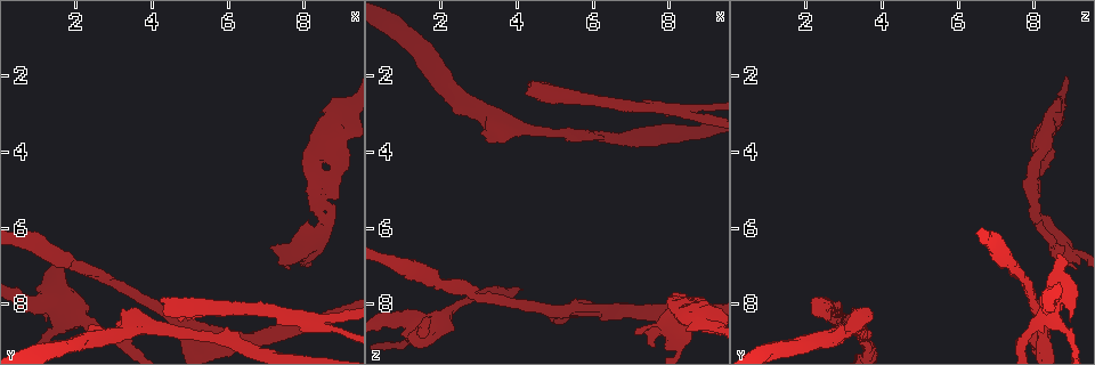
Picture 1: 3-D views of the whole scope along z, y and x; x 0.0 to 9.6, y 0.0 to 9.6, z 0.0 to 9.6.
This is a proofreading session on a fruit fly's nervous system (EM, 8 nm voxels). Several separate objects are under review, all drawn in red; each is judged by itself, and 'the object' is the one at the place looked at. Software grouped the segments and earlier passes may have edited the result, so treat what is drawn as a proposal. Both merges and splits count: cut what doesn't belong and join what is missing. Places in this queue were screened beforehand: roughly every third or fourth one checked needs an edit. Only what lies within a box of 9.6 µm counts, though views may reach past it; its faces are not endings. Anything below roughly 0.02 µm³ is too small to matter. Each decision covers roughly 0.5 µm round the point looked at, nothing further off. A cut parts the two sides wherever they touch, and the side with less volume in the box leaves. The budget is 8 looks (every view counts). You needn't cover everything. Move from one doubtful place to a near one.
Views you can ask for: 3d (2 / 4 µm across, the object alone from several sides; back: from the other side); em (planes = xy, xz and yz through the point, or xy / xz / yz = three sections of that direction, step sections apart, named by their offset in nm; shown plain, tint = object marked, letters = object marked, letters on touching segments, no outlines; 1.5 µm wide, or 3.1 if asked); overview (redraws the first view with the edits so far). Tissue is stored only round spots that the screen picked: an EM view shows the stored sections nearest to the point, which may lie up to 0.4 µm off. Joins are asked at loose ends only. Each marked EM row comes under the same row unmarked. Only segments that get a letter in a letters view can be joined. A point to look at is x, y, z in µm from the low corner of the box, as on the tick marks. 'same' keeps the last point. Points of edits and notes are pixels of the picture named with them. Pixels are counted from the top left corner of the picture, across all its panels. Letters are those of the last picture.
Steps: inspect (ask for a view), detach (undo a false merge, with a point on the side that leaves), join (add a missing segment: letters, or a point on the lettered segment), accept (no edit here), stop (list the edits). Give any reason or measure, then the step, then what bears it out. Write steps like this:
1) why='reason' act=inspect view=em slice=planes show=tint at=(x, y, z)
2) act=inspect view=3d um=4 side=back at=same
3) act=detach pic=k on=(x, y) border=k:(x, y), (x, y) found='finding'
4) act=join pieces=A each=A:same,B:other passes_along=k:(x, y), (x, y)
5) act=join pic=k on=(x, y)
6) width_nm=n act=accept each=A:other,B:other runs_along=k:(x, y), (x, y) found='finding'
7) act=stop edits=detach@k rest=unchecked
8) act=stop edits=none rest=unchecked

why='free end' act=inspect view=em slice=yz step=4 show=tint at=(7.10, 6.55, 8.85)

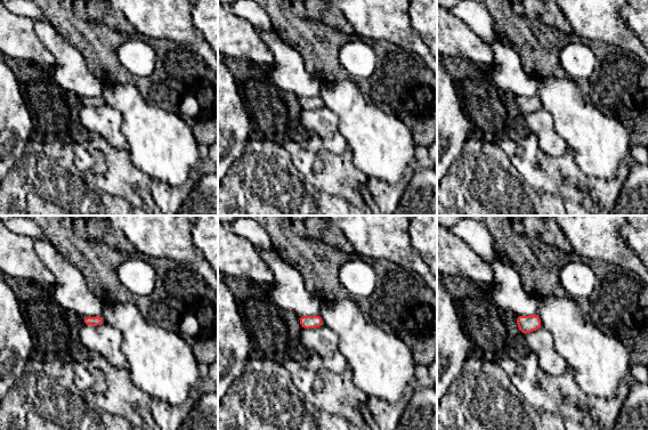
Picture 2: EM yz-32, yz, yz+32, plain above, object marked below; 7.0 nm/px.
act=inspect view=em slice=planes show=letters at=same

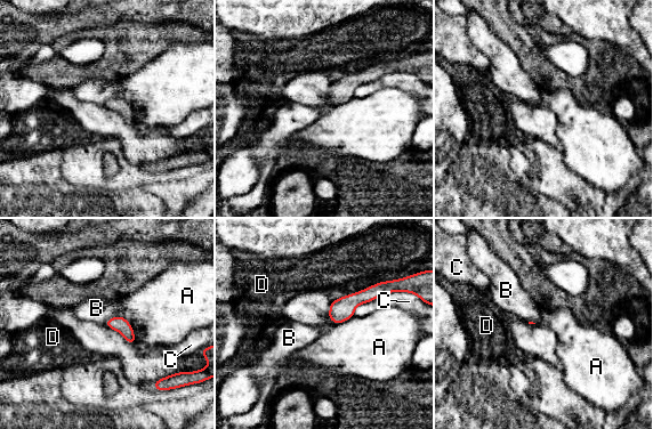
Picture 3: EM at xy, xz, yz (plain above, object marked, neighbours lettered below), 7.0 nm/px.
act=accept each=A:other,B:other,C:other,D:other border=3:(120, 315), (110, 317), (104, 323) found='none of them fits'

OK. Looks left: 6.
why='branch stops here' act=inspect view=em slice=xy step=4 show=letters at=(1.45, 6.70, 8.70)

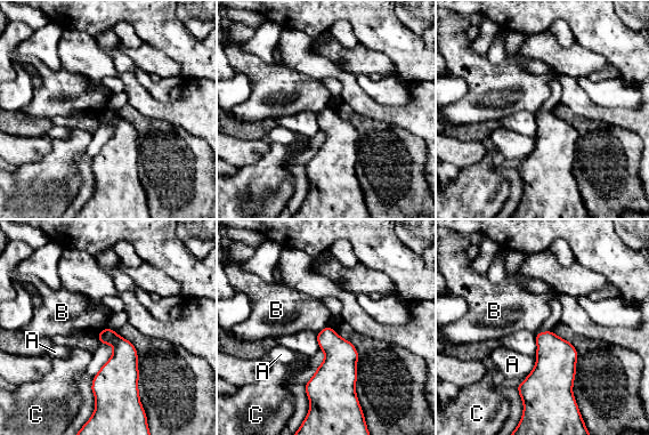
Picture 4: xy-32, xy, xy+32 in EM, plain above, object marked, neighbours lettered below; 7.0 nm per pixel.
why='cut it another way' act=inspect view=em slice=planes show=letters at=same

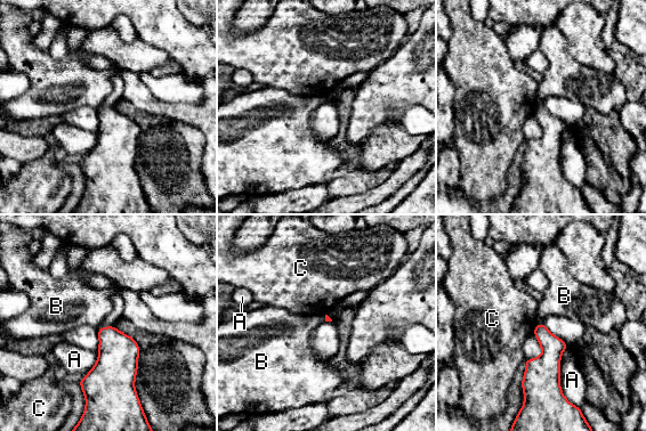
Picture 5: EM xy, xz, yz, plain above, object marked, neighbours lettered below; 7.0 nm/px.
act=accept each=A:other,B:other,C:other found='no lettered segment goes on from it'

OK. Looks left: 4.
why='side arm on a straight run' act=inspect view=3d um=2 at=(8.25, 8.45, 2.85)

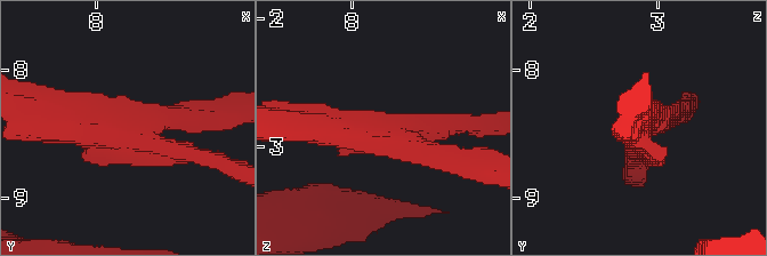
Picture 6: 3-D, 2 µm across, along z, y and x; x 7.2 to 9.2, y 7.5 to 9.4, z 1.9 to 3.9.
arms=3 why='need the tissue' act=inspect view=em slice=planes show=letters at=(8.30, 8.50, 2.84)

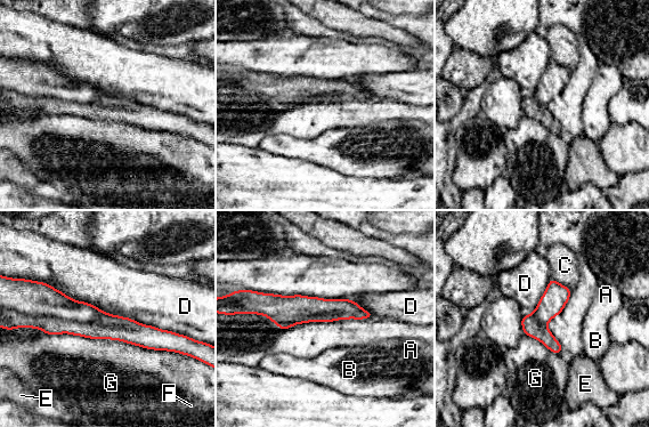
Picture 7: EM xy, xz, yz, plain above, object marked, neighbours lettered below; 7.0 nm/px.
width_nm=170 act=detach pic=7 on=(107, 327) each=A:other,B:other,C:other,D:other,E:other,F:other,G:other border=7:(107, 313), (91, 321), (42, 316) found='two cells meet here'

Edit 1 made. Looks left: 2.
act=stop edits=detach@7 rest=unchecked

